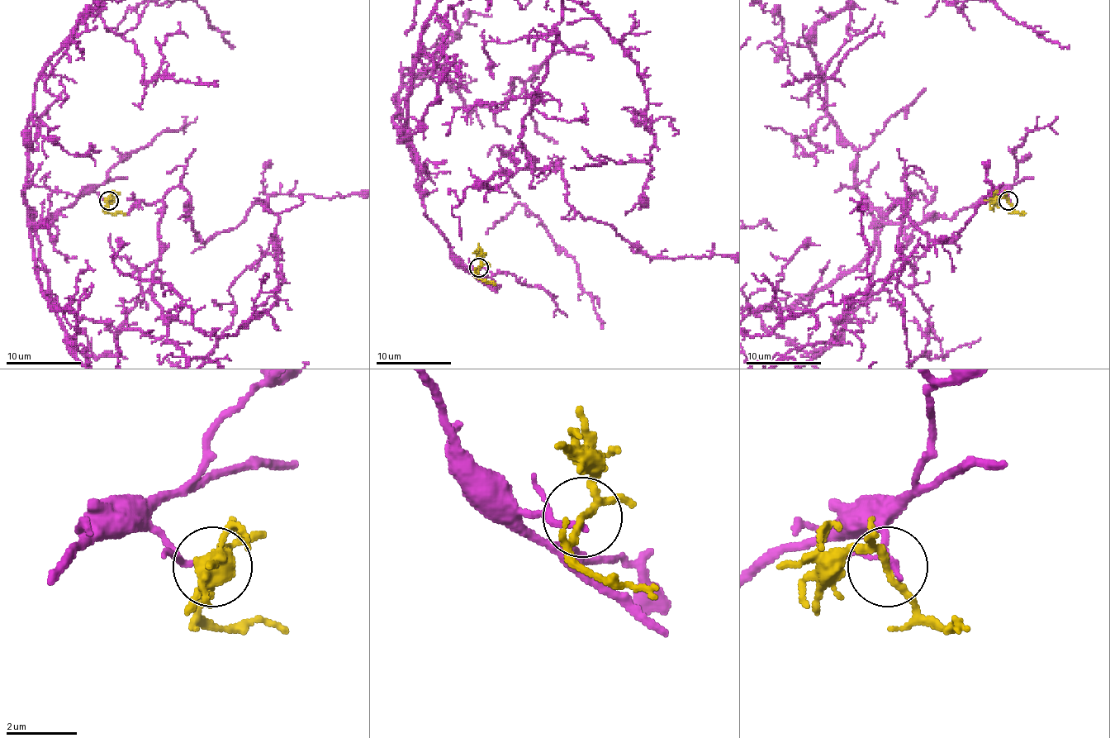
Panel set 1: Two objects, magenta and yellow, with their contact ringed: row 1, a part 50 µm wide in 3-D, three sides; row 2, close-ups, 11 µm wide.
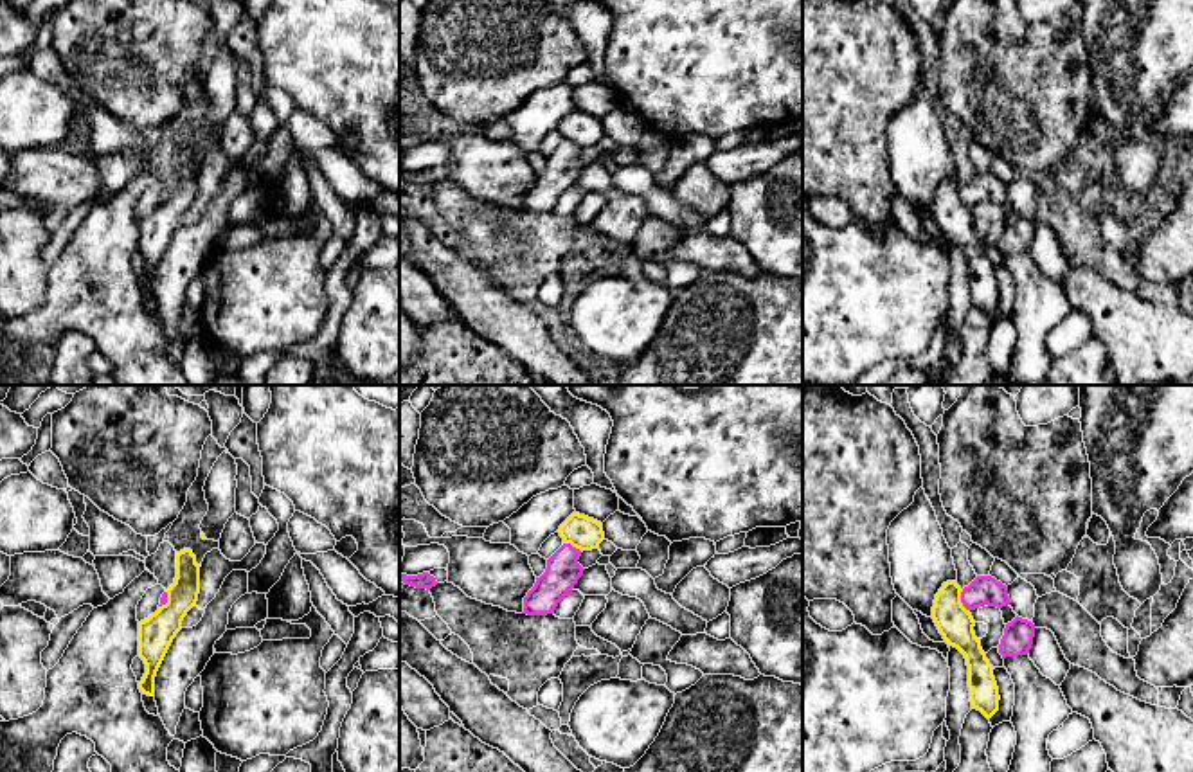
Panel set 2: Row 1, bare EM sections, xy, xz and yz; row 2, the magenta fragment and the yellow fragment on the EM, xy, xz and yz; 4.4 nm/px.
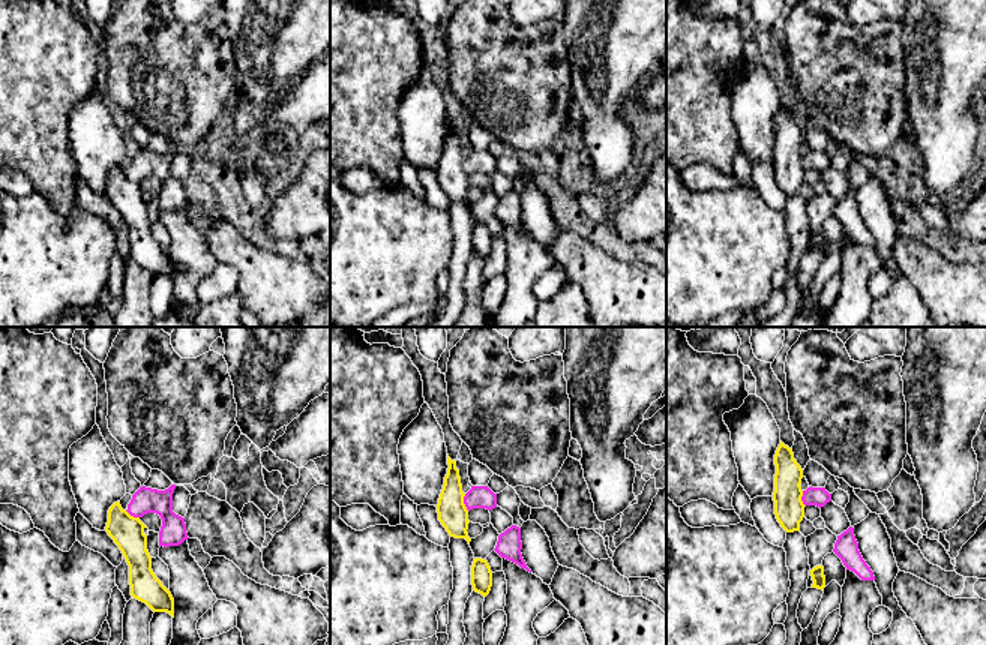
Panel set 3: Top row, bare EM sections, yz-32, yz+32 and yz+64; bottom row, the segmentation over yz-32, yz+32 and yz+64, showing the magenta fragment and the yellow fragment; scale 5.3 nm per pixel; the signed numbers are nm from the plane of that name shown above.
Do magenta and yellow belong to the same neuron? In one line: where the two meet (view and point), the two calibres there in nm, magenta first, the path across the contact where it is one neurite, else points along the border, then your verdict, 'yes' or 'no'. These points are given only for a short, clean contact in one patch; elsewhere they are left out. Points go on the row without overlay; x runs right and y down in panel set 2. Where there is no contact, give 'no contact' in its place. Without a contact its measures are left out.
meets magenta in yz at (961, 198); 130 nm thick on the magenta side, 160 nm on the other; border along yz (961, 188), (961, 200), (968, 207); no

